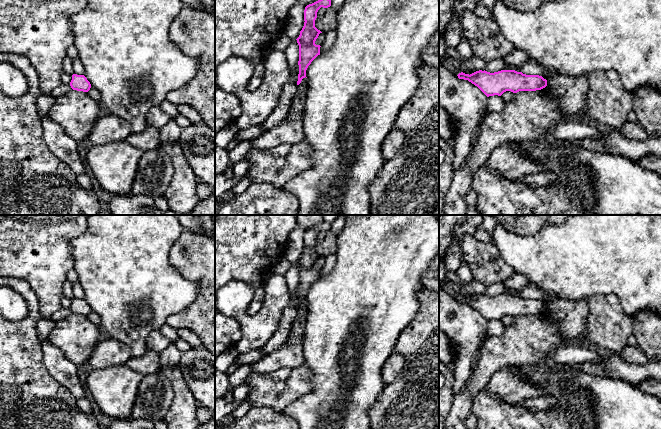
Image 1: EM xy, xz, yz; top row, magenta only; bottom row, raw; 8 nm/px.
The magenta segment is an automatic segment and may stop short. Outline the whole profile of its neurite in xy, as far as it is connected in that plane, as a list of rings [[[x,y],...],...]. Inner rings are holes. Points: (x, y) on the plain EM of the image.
[[[72,299],[70,310],[73,314],[88,316],[91,312],[90,306],[84,299]]]

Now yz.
[[[501,294],[490,297],[476,295],[472,298],[459,297],[459,303],[468,304],[477,310],[487,321],[501,320],[506,315],[536,315],[547,310],[547,304],[539,299],[526,299],[515,294]]]

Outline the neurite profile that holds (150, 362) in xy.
[[[147,350],[142,357],[131,358],[126,364],[145,376],[158,370],[160,367],[160,354]]]

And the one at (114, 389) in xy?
[[[127,364],[92,369],[86,383],[99,409],[116,419],[131,417],[143,375]]]

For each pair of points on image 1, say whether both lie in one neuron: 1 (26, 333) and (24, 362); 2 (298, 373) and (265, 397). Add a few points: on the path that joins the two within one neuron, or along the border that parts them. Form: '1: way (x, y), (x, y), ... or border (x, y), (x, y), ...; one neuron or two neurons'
1: way (26, 340), (24, 355); one neuron
2: way (291, 381), (281, 391), (273, 393); one neuron

